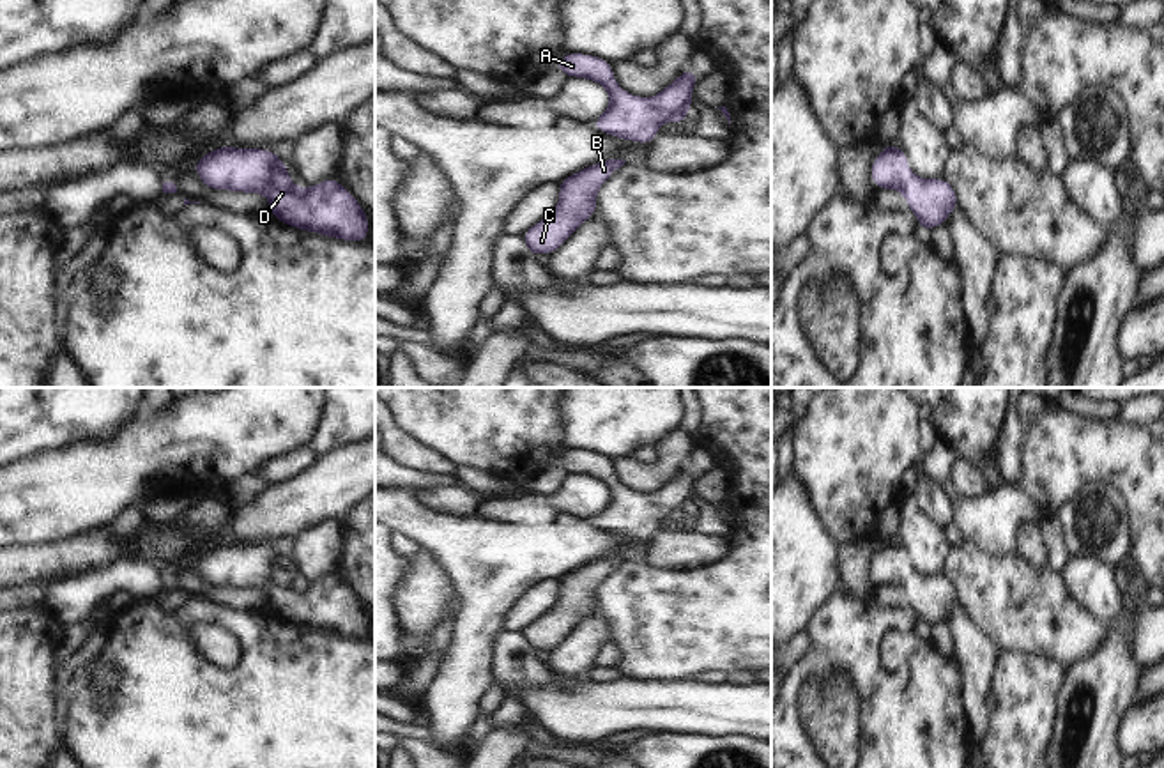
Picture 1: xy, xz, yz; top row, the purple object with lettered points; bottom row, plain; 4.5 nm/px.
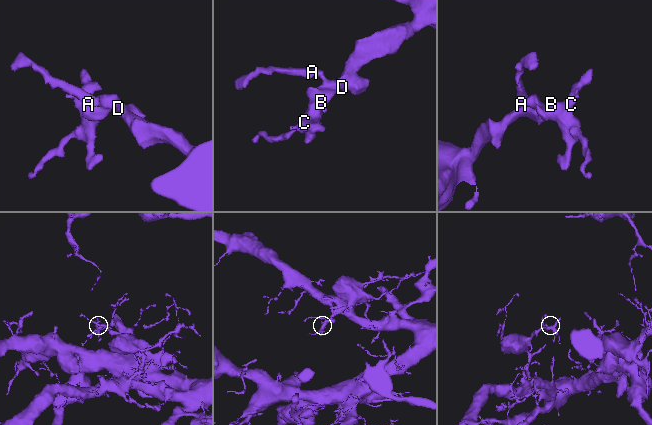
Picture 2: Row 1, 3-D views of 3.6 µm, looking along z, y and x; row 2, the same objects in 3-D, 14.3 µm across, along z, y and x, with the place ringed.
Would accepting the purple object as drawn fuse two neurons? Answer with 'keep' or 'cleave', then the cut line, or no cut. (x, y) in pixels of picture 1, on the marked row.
keep | no cut

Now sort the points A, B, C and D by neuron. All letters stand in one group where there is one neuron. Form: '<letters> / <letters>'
A B C D

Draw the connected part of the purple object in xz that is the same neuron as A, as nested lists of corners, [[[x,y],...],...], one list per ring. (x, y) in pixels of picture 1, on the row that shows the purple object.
[[[568,53],[554,62],[566,78],[582,78],[600,83],[609,97],[609,108],[591,122],[600,133],[628,142],[649,145],[663,122],[685,124],[695,101],[693,85],[701,80],[697,73],[685,67],[683,73],[653,97],[637,97],[624,92],[612,73],[612,62],[586,53]]]

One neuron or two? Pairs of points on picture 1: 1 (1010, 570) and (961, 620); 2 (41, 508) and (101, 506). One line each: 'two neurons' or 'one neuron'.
1: two neurons
2: one neuron

